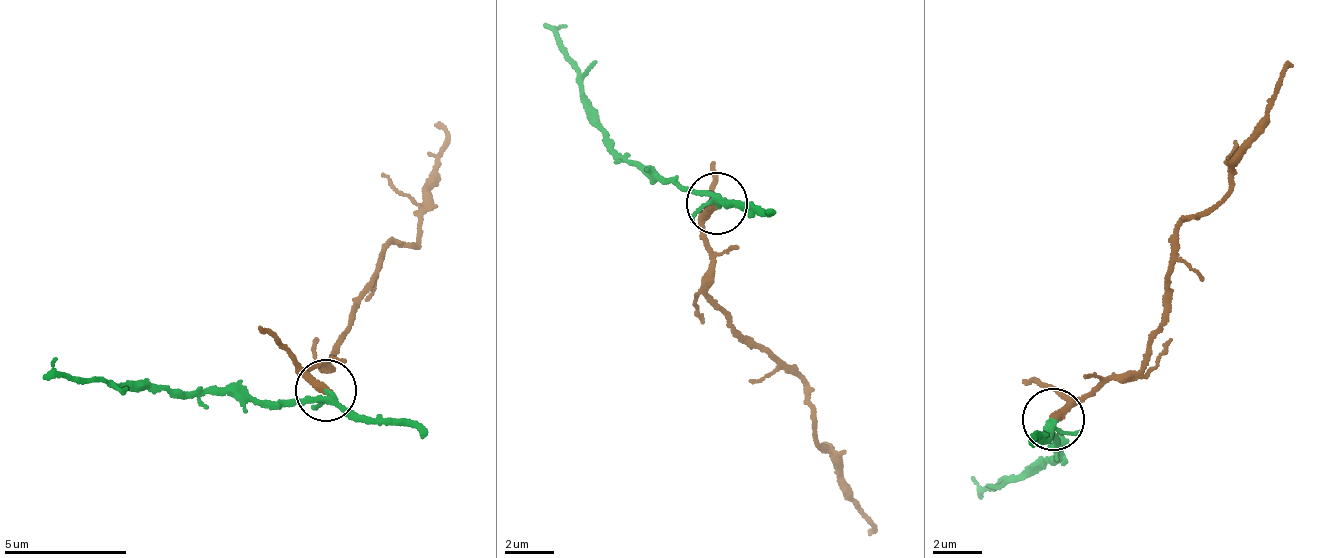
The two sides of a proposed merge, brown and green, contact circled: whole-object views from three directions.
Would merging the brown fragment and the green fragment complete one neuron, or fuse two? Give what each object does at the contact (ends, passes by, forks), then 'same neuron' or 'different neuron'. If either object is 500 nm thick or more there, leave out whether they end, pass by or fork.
brown ends | green forks | same neuron

